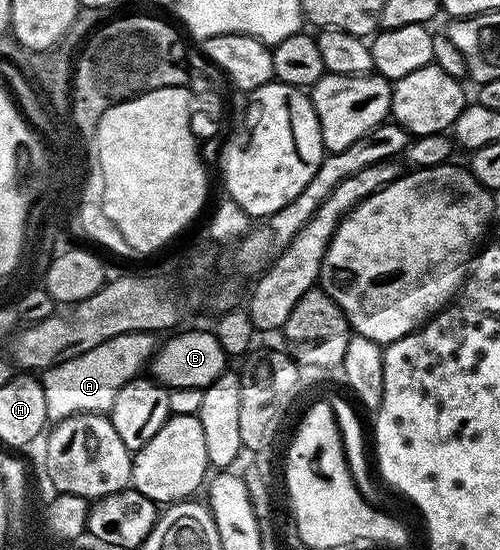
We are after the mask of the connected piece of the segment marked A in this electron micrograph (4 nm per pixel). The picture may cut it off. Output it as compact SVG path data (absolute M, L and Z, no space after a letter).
M152 332L143 334L123 334L114 336L98 348L90 348L90 352L82 352L82 356L74 356L65 362L57 362L49 370L43 371L42 381L46 392L46 412L53 423L61 422L63 418L69 418L75 414L104 414L111 411L114 404L114 396L118 396L118 388L132 381L145 369L146 363L158 349L157 335Z

